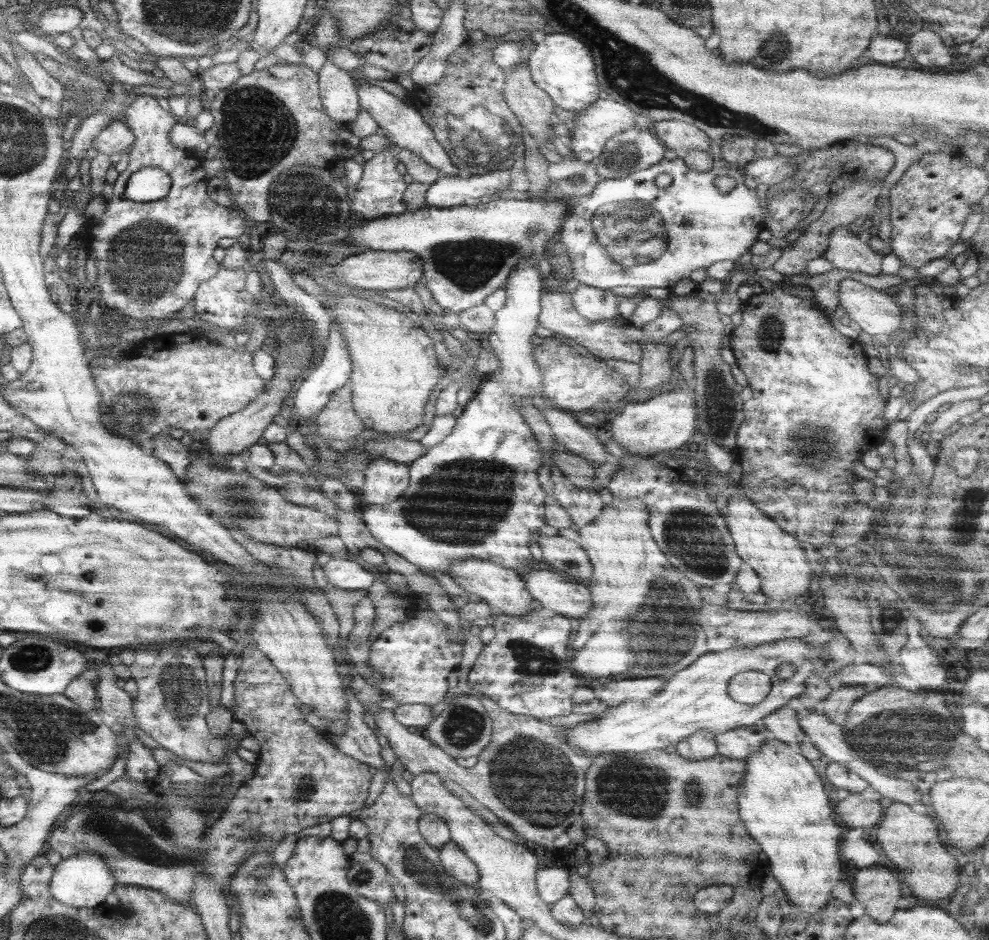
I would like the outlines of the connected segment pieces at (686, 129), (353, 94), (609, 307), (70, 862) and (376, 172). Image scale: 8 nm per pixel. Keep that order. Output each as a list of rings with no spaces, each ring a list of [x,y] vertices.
[[[678,119],[660,121],[653,124],[652,133],[670,150],[674,150],[677,158],[683,158],[689,150],[710,151],[710,139],[697,126]]]
[[[329,56],[317,76],[326,116],[342,128],[344,125],[351,128],[360,112],[357,88],[361,78],[336,66]]]
[[[578,285],[571,294],[574,308],[590,322],[606,321],[619,316],[617,308],[620,300],[612,291],[586,285]]]
[[[80,853],[70,856],[70,858],[62,859],[55,866],[48,890],[55,900],[63,905],[96,908],[104,904],[106,896],[114,891],[114,886],[117,884],[116,878],[110,874],[108,869],[106,861],[98,858],[96,854]]]
[[[392,145],[392,147],[393,151],[375,153],[374,157],[363,165],[362,176],[354,186],[354,198],[349,203],[358,219],[370,221],[407,211],[406,205],[402,202],[407,185],[403,176],[396,169],[396,164],[399,162],[396,154],[398,154],[399,149],[397,146]]]

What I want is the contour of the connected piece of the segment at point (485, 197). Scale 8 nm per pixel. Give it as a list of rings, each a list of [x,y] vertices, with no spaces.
[[[510,168],[490,171],[490,174],[467,177],[441,176],[430,184],[425,199],[430,207],[437,209],[462,206],[466,200],[486,203],[498,192],[510,187]]]

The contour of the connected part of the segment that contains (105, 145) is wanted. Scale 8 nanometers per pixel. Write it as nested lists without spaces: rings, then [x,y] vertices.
[[[112,120],[92,142],[92,153],[98,152],[105,155],[121,154],[128,152],[134,144],[134,134],[124,122]]]

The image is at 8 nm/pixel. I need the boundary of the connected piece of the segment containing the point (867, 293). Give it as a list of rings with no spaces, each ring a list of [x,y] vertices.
[[[845,278],[838,283],[838,302],[848,318],[858,324],[858,328],[868,335],[882,334],[889,339],[895,338],[902,331],[902,309],[896,304],[895,297],[882,290],[866,286],[856,280]]]

